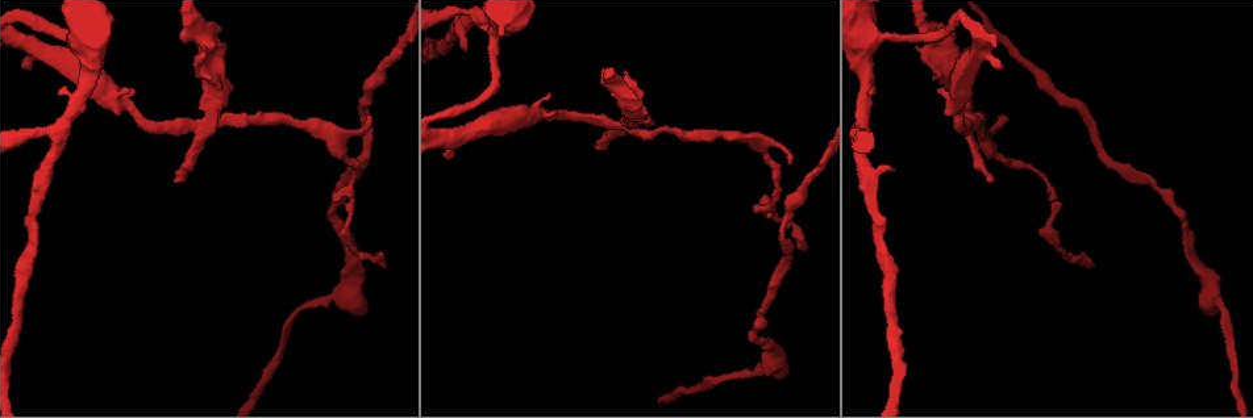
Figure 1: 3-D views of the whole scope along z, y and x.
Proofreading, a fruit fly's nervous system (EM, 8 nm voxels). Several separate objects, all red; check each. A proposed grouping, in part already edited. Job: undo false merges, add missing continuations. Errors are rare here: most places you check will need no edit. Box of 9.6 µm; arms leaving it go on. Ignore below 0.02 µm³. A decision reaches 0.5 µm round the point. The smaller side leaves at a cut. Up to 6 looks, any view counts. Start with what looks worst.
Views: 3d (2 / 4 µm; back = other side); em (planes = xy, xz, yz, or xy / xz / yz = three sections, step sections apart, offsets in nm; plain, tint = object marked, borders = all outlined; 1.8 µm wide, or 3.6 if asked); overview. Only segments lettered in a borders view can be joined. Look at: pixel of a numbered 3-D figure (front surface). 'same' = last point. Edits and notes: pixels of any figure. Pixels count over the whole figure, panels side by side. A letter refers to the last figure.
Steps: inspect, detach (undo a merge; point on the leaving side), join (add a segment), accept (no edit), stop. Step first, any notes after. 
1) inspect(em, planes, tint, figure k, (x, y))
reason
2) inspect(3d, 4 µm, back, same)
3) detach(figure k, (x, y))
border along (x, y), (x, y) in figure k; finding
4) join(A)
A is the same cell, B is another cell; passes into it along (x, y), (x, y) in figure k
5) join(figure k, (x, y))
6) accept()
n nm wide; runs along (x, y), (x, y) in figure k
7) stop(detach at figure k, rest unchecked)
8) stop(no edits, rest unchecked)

inspect(em, planes, tint, figure 1, (211, 118))
four arms meet

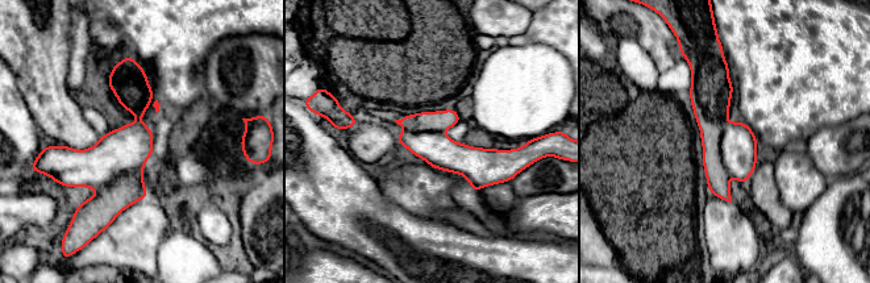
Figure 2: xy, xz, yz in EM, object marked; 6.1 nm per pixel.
inspect(em, planes, borders, same)
what lies round it

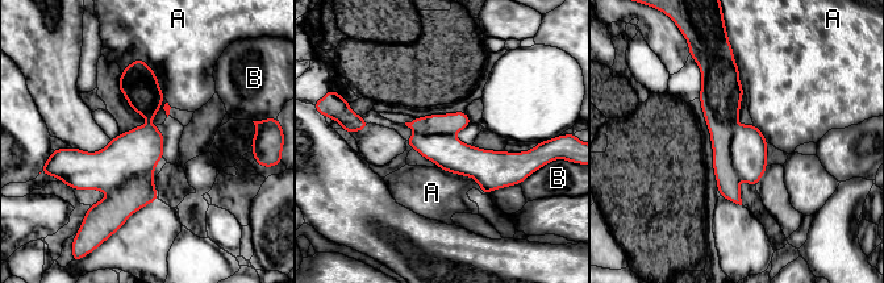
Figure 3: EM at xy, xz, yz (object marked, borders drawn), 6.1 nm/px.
detach(figure 3, (721, 111))
A and B are other cells; border along (736, 124), (732, 165), (739, 177) in figure 3; a second neuron is stuck on

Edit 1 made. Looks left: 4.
inspect(em, 3.6 µm, planes, borders, figure 1, (82, 37))
sudden change in width

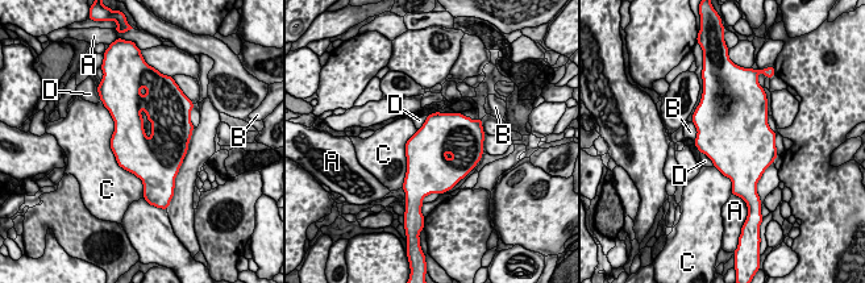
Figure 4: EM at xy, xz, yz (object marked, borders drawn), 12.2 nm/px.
accept()
A, B, C and D are other cells; all the same neuron

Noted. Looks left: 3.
stop(detach at figure 3, rest unchecked)

